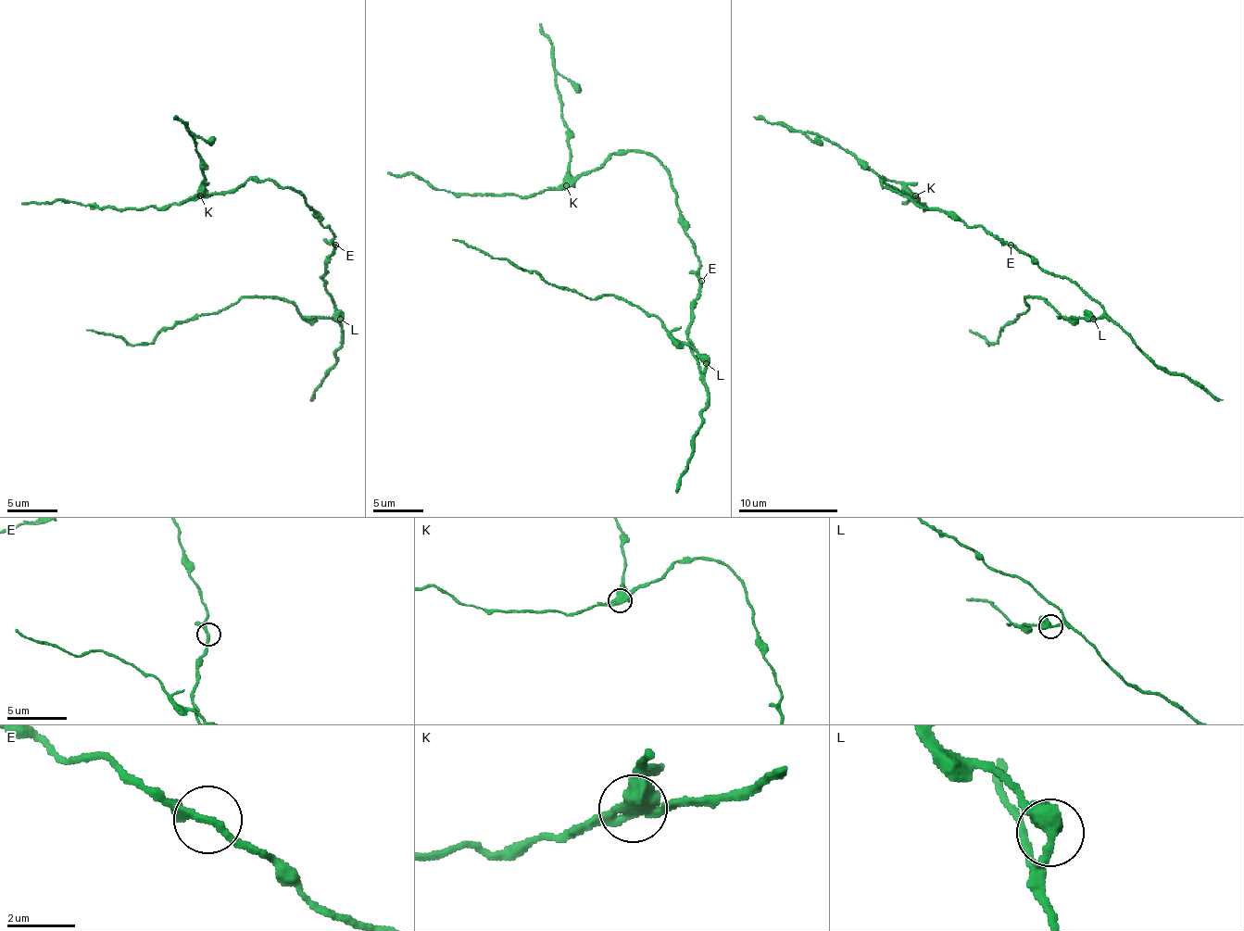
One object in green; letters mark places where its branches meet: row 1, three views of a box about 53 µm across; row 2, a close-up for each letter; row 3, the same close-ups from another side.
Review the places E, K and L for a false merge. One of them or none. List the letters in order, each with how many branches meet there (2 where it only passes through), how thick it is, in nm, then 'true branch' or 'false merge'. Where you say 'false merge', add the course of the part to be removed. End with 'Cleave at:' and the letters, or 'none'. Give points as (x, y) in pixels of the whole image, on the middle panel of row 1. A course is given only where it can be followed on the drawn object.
E: 3 branches meet; 180 nm thick; true branch
K: 3 branches meet; 360 nm thick; false merge; foreign part runs (567, 186), (569, 136), (561, 119), (561, 99), (554, 87), (551, 42), (539, 24)
L: 3 branches meet; 360 nm thick; true branch
Cleave at: K

